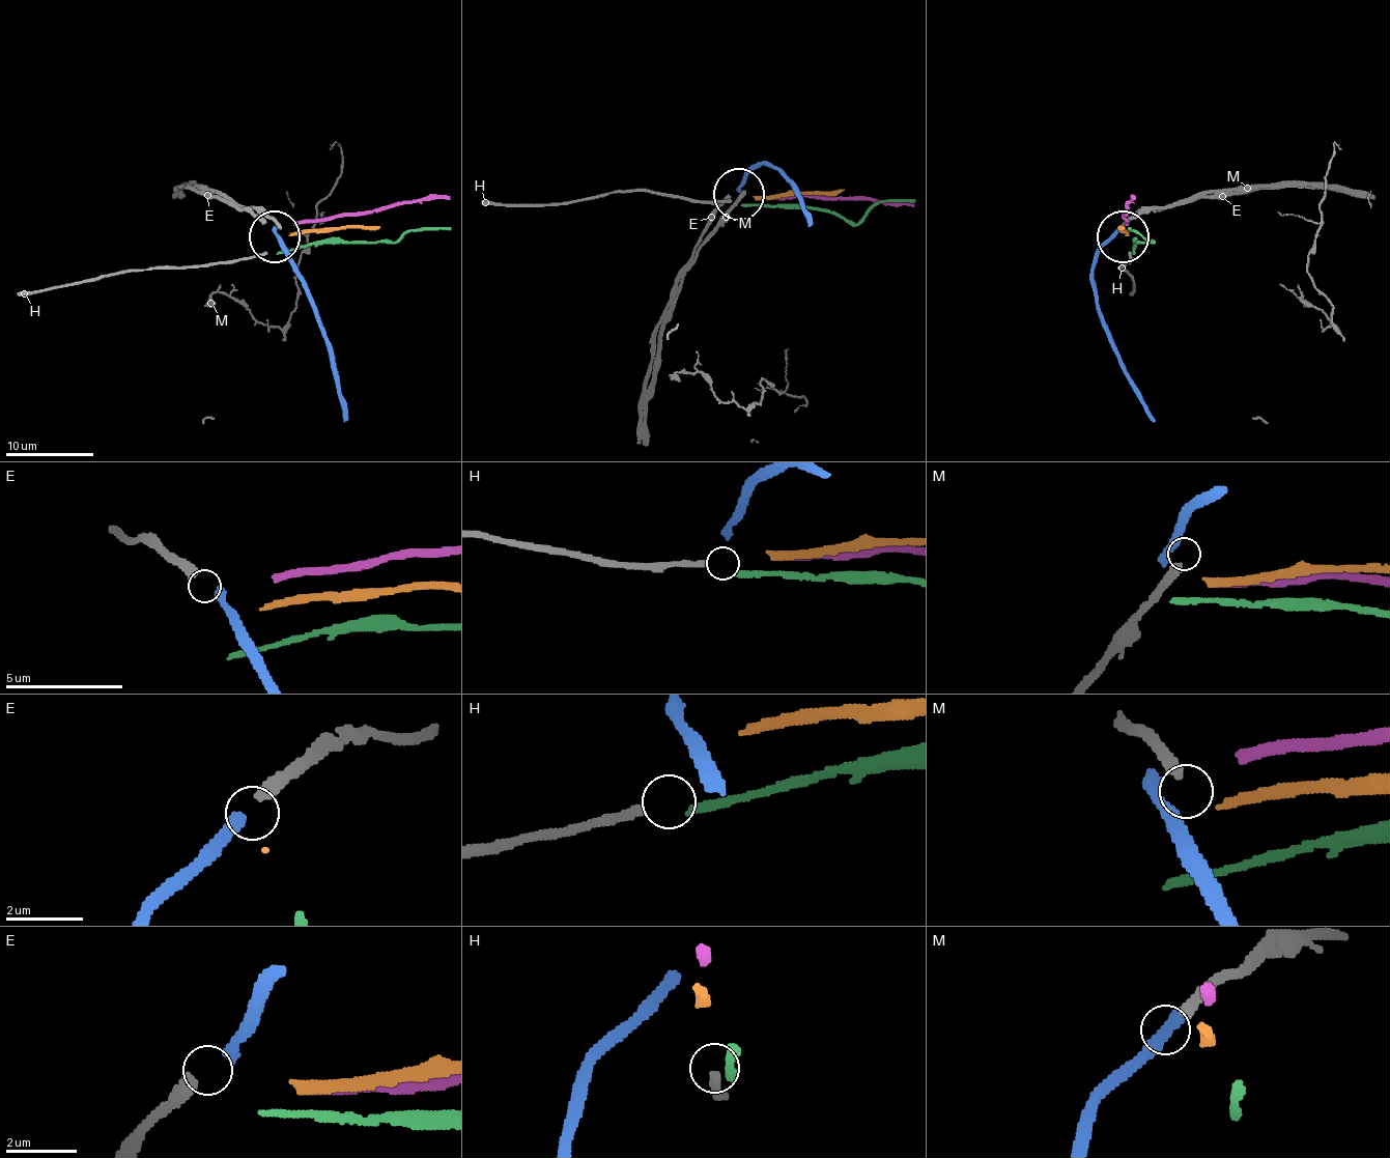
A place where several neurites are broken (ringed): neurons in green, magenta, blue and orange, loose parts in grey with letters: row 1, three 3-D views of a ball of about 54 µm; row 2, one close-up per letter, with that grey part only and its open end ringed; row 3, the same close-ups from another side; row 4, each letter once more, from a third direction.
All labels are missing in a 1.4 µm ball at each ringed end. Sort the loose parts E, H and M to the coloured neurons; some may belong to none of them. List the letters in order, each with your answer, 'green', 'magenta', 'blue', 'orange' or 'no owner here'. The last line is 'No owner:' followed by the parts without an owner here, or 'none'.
E: no owner here
H: no owner here
M: no owner here
No owner: E, H, M

